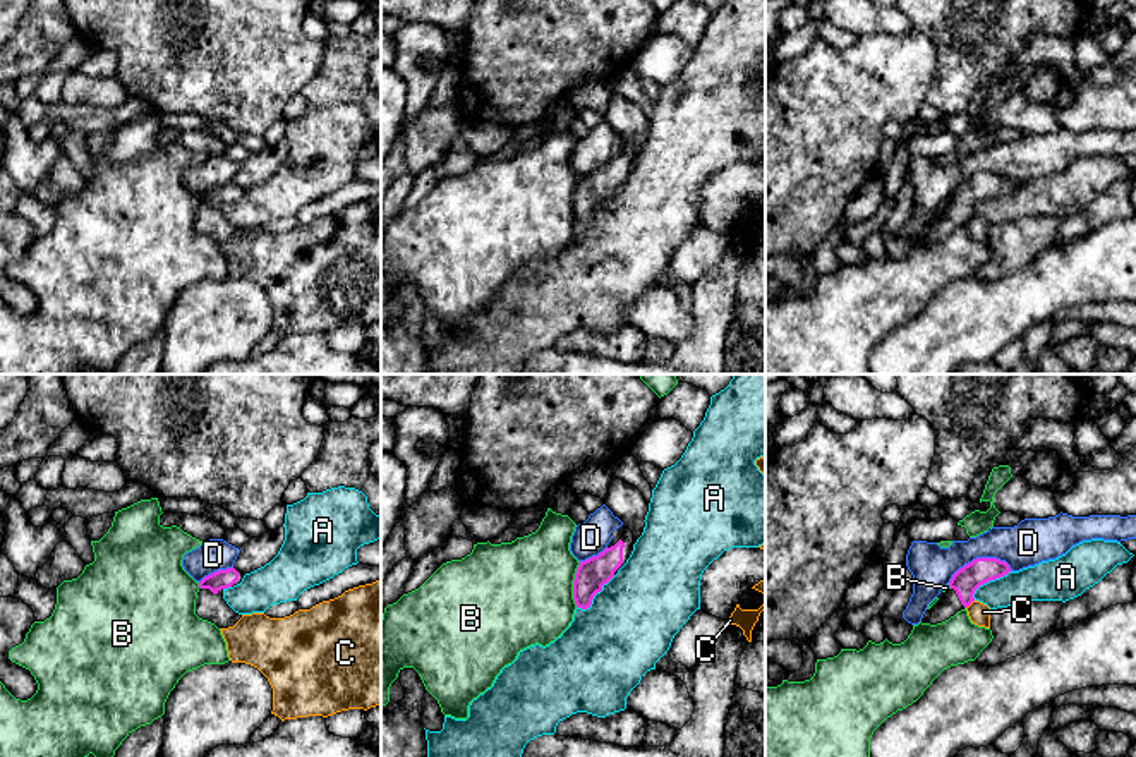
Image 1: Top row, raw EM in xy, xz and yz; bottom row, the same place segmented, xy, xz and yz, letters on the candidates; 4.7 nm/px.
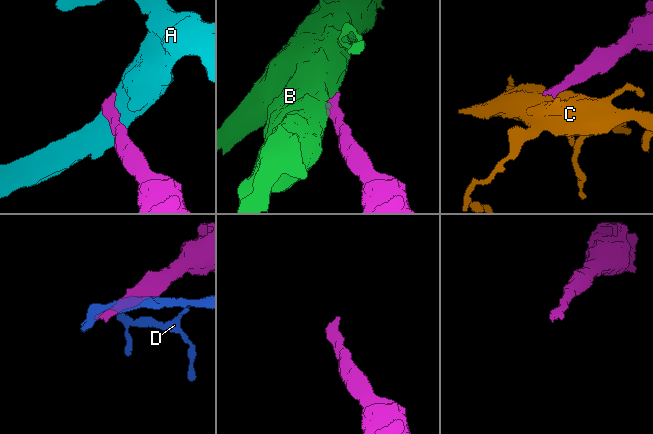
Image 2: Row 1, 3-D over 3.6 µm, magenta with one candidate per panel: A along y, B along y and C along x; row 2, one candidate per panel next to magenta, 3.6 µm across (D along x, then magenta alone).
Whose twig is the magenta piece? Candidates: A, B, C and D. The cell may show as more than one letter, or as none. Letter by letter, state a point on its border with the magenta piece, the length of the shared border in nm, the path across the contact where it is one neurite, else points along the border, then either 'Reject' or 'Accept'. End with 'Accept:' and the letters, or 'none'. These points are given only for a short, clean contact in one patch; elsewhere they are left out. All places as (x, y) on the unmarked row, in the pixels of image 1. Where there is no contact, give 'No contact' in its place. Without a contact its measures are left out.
A: Touches magenta at xz (594, 210). Shared border 240 nm. Reject
B: Touches magenta at xz (574, 199). Shared border 220 nm. Boundary: xz (580, 177), (574, 196), (575, 222). Reject
C: Touches magenta at yz (970, 218). Shared border 60 nm. Boundary: yz (973, 215), (966, 224). Reject
D: Touches magenta at yz (978, 174). Shared border 320 nm. Reject
Accept: none

